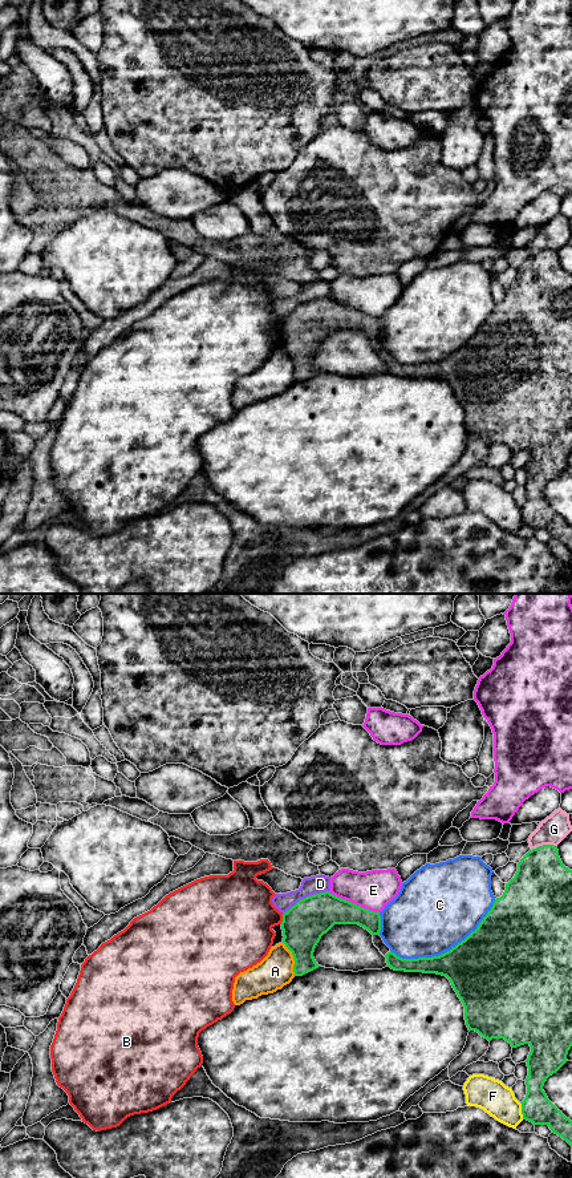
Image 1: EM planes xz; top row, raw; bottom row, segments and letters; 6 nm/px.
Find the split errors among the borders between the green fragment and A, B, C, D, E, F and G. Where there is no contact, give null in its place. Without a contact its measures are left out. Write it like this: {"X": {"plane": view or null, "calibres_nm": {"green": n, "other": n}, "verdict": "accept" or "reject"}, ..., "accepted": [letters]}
{"A": {"plane": "xz", "calibres_nm": {"green": 260, "other": 200}, "verdict": "reject"}, "B": {"plane": "xz", "calibres_nm": {"green": 260, "other": 400}, "verdict": "reject"}, "C": {"plane": "xz", "calibres_nm": {"green": 440, "other": 480}, "verdict": "reject"}, "D": {"plane": "xz", "calibres_nm": {"green": 260, "other": 110}, "verdict": "reject"}, "E": {"plane": "xz", "calibres_nm": {"green": 240, "other": 240}, "verdict": "reject"}, "F": {"plane": "xz", "calibres_nm": {"green": 180, "other": 200}, "verdict": "reject"}, "G": {"plane": "xz", "calibres_nm": {"green": 360, "other": 170}, "verdict": "reject"}, "accepted": []}

